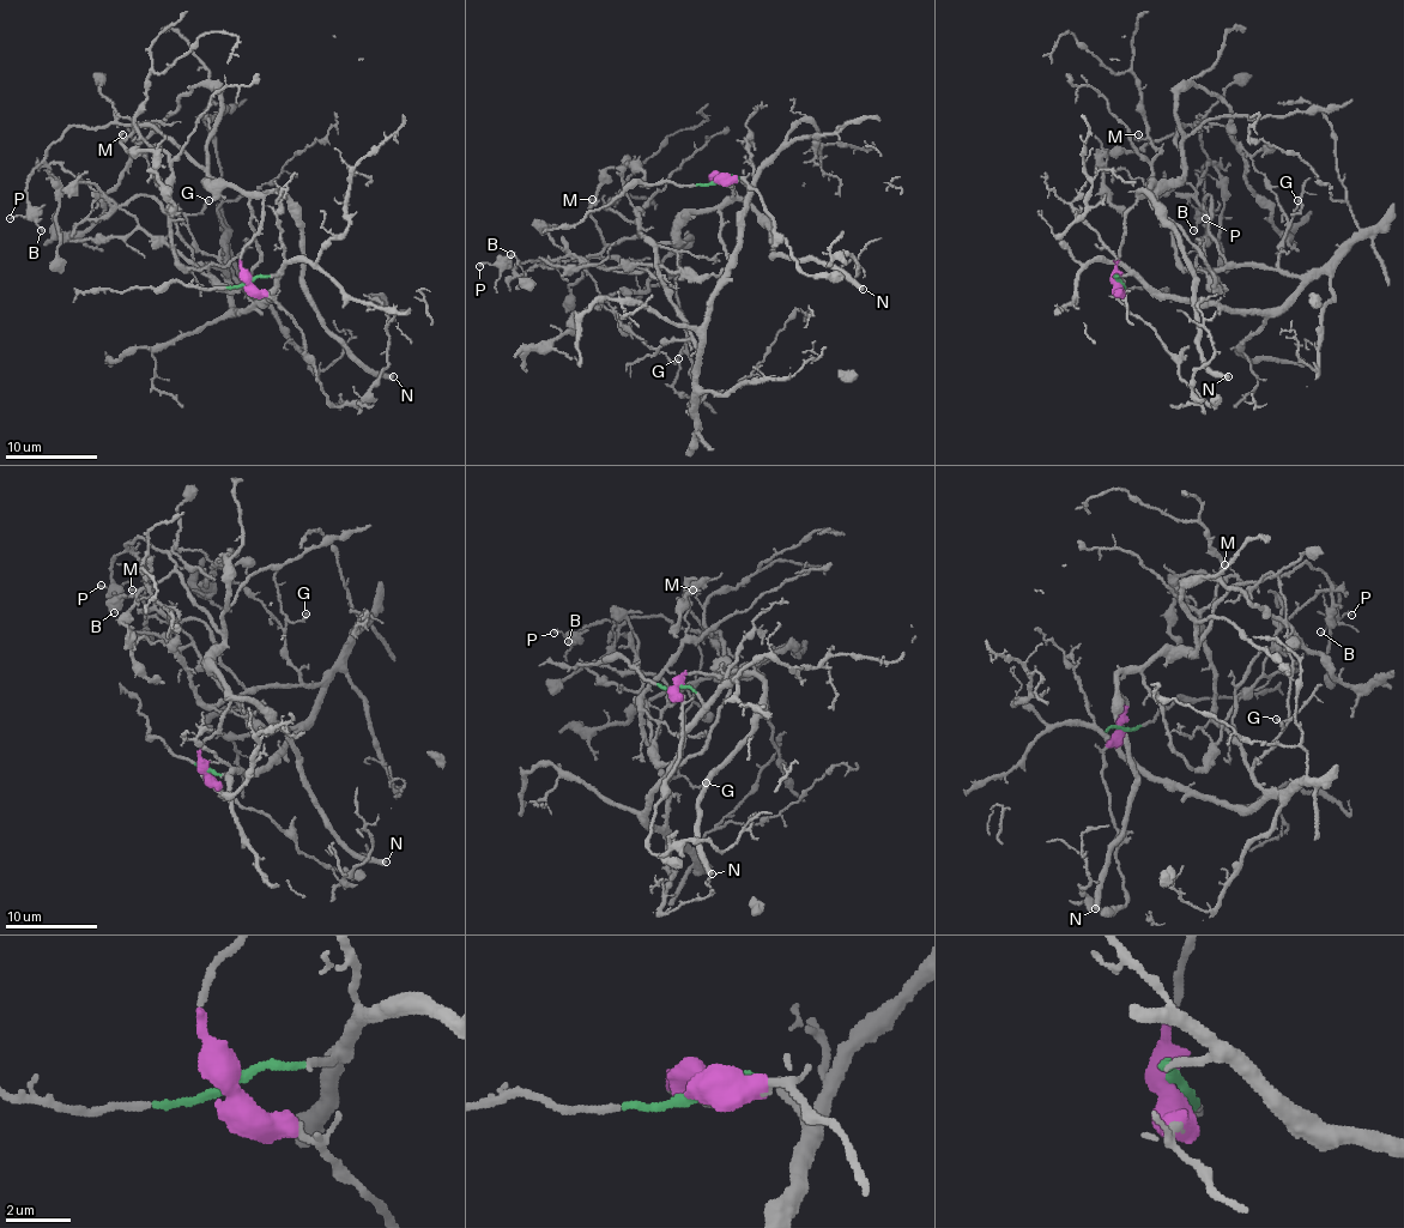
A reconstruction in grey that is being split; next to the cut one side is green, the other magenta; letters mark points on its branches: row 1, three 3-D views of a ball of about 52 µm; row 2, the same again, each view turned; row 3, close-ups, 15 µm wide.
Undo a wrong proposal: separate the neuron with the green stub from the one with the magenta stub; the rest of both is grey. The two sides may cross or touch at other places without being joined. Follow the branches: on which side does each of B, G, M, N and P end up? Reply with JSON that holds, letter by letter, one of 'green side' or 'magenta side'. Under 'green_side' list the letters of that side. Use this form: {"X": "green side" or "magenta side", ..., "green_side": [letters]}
{"B": "magenta side", "G": "green side", "M": "magenta side", "N": "magenta side", "P": "magenta side", "green_side": ["G"]}

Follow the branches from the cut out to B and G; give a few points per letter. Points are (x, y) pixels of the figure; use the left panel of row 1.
B: (248, 282), (241, 249), (261, 200), (218, 187), (151, 126), (70, 126), (28, 182), (42, 230)
G: (248, 282), (278, 274), (278, 284), (268, 297), (234, 309), (229, 274), (201, 252), (186, 219), (209, 200)

